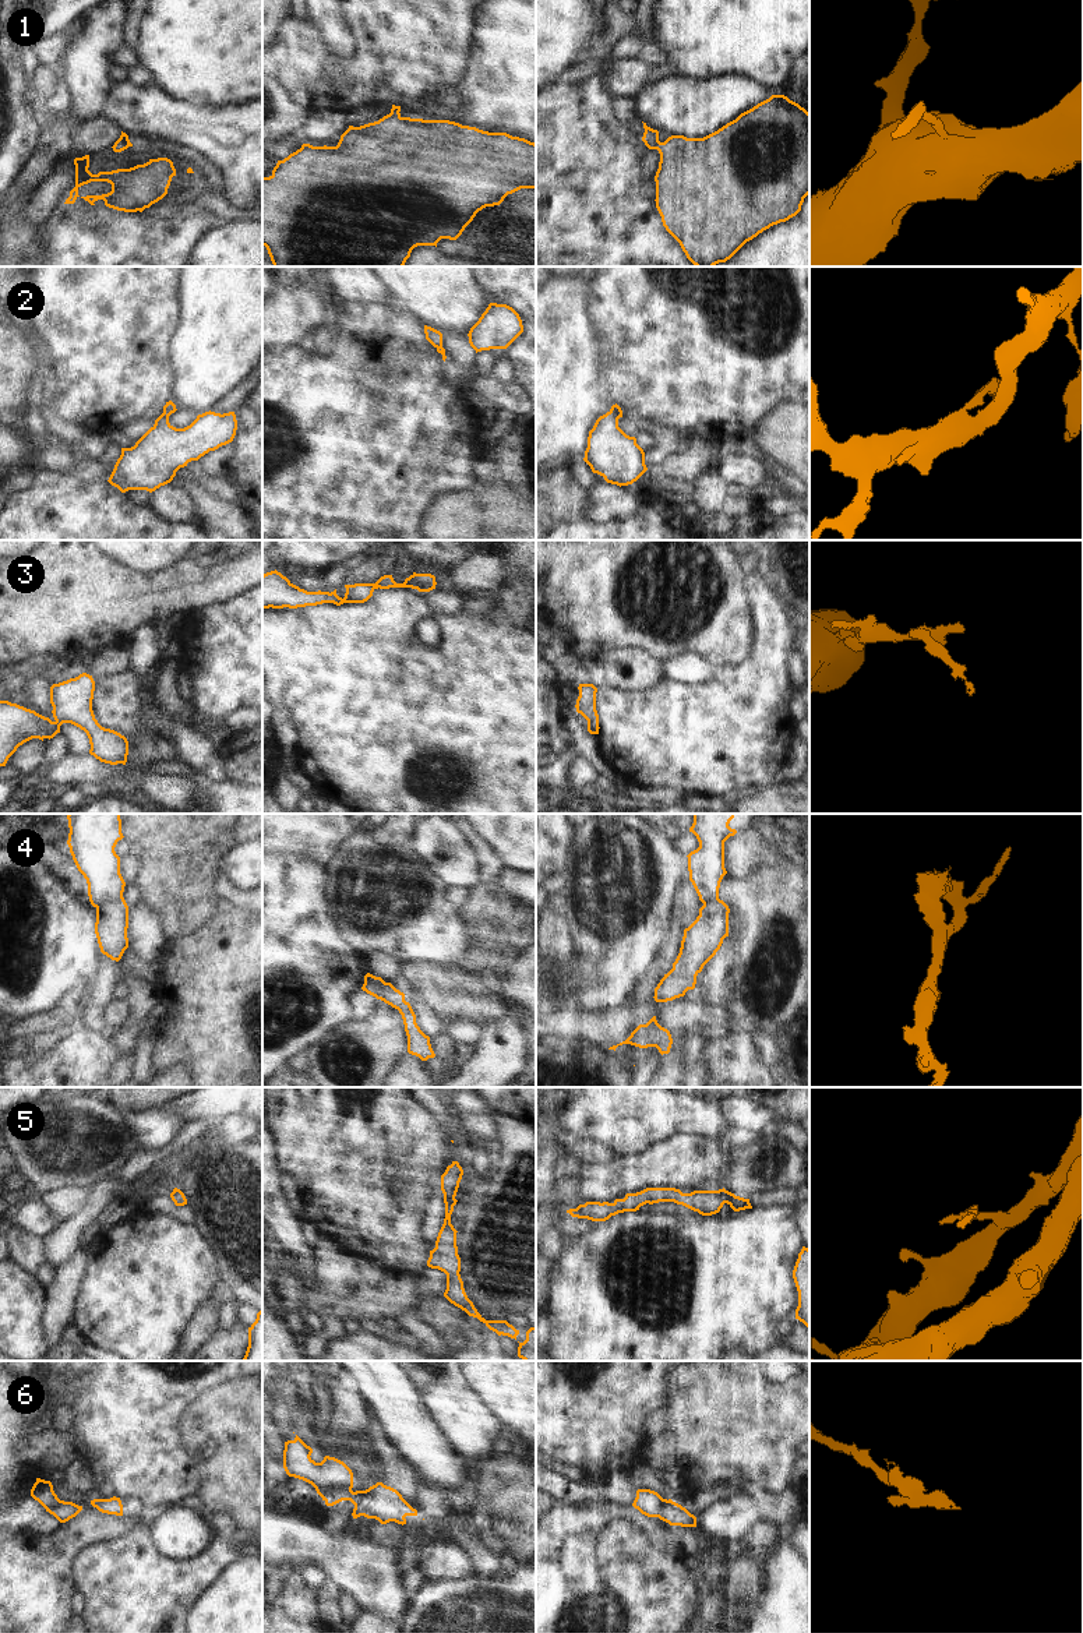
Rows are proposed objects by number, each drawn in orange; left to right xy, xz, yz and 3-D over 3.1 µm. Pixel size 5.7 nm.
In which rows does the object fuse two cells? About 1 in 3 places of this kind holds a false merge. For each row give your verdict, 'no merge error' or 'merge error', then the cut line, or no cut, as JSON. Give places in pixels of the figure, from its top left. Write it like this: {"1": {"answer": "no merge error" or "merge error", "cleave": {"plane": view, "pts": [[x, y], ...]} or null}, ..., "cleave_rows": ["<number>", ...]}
{"1": {"answer": "no merge error", "cleave": null}, "2": {"answer": "no merge error", "cleave": null}, "3": {"answer": "no merge error", "cleave": null}, "4": {"answer": "merge error", "cleave": {"plane": "xy", "pts": [[122, 895], [106, 899], [96, 907]]}}, "5": {"answer": "no merge error", "cleave": null}, "6": {"answer": "merge error", "cleave": {"plane": "xz", "pts": [[350, 1487], [335, 1485], [325, 1501]]}}, "cleave_rows": ["4", "6"]}

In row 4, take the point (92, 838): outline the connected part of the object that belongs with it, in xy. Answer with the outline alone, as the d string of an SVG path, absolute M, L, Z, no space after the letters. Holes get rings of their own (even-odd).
M68 814L70 853L88 883L94 907L123 896L126 882L114 847L124 836L120 814Z

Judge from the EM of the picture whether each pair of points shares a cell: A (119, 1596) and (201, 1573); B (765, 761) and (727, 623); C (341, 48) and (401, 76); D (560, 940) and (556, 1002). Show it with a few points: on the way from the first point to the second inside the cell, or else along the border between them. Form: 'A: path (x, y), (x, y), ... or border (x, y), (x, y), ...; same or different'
A: path (140, 1596), (159, 1593), (180, 1582); same
B: border (752, 632), (751, 652), (741, 662), (715, 667); different
C: border (346, 21), (350, 30), (353, 52), (342, 59); different
D: path (556, 955), (553, 987); same

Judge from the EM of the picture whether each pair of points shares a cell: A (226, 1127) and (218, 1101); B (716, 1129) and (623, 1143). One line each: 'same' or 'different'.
A: different
B: same

